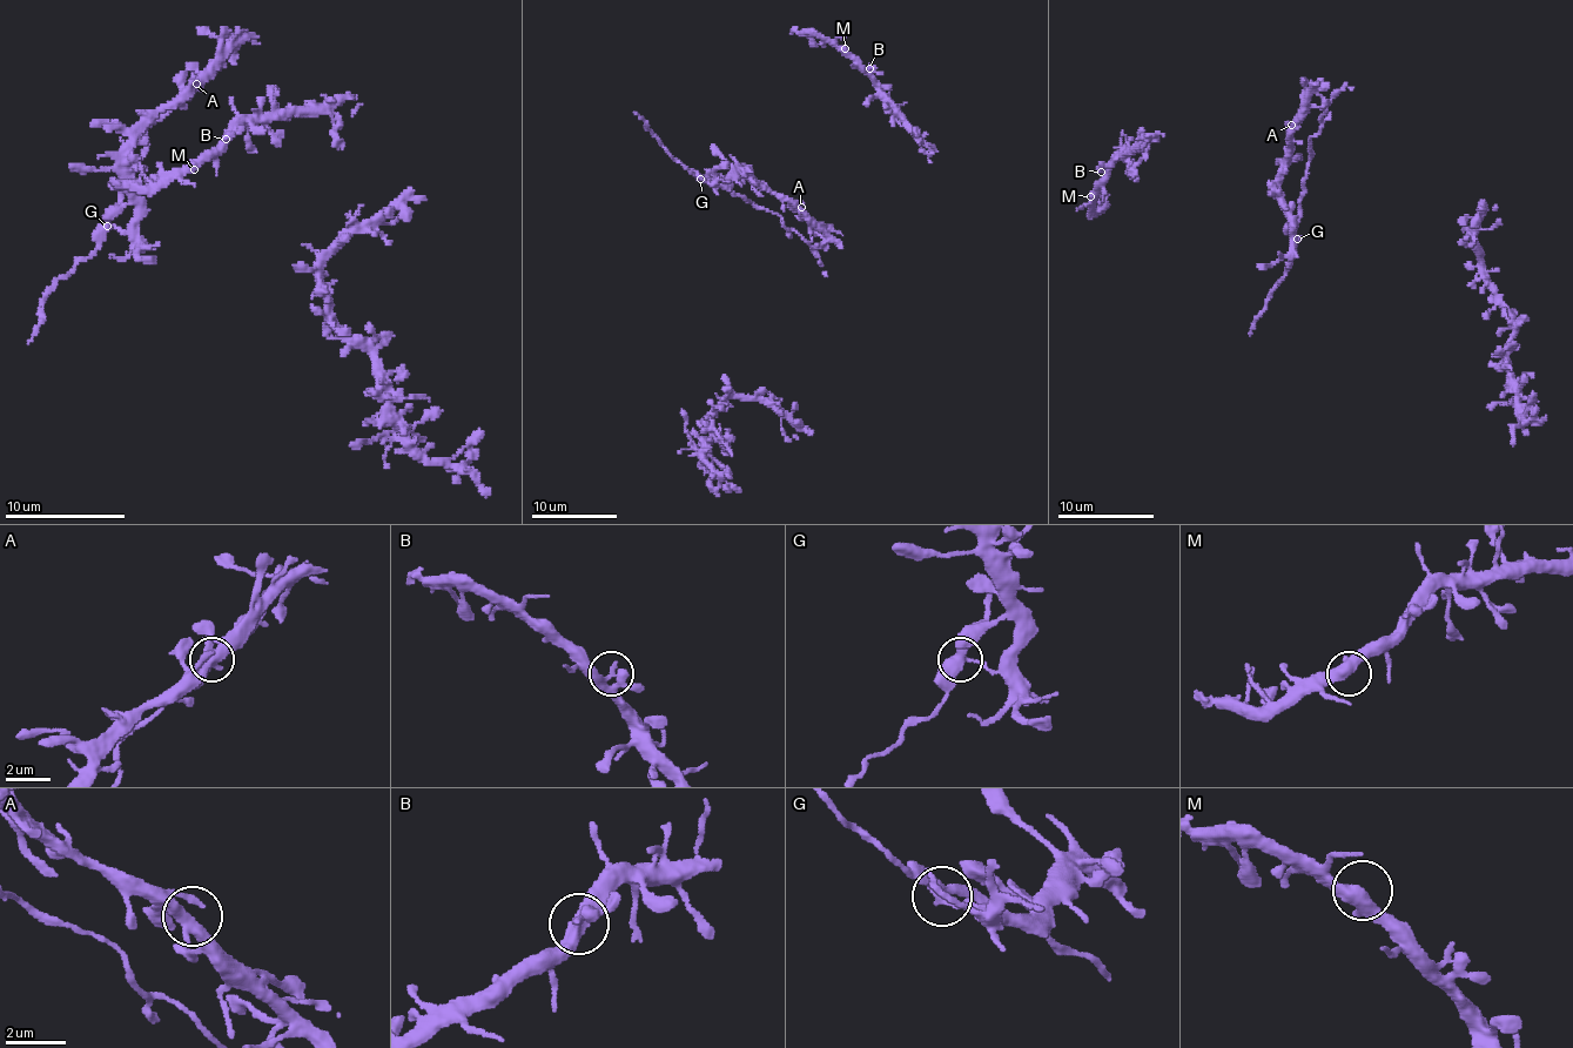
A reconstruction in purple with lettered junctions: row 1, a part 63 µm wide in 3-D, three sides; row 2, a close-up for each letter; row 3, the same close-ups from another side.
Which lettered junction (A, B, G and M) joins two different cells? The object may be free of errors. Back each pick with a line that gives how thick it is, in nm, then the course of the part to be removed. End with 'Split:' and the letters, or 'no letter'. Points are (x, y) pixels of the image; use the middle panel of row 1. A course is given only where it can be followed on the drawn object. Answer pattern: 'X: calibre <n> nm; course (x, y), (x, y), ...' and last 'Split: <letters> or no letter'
G: calibre 340 nm; course (700, 177), (763, 207), (805, 240), (827, 276)
Split: G

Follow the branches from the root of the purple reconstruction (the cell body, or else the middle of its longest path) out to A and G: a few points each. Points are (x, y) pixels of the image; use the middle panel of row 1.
A: (827, 276), (813, 248), (809, 220), (801, 207)
G: (827, 276), (819, 255), (807, 241), (788, 230), (780, 217), (700, 177)

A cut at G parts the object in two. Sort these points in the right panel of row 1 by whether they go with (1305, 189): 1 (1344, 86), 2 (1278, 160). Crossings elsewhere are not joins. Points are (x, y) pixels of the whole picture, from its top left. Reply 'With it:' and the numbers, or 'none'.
With it: 1

